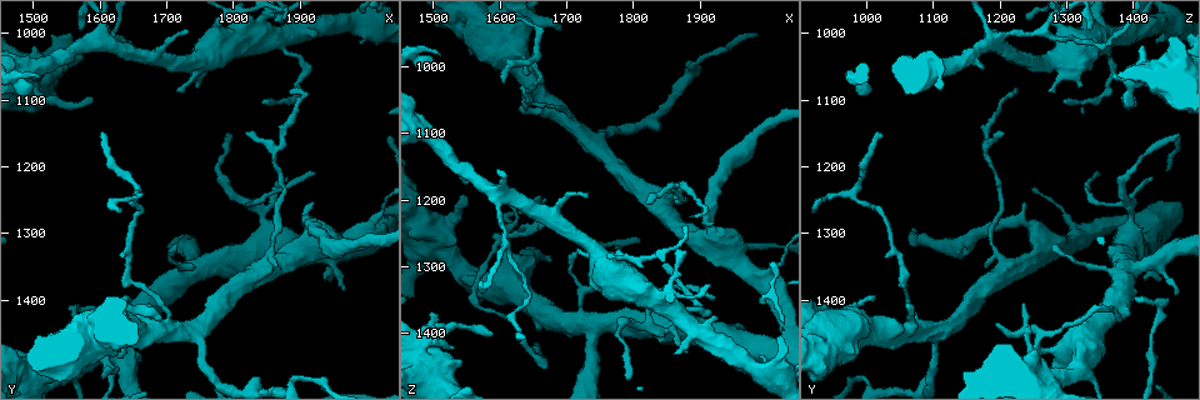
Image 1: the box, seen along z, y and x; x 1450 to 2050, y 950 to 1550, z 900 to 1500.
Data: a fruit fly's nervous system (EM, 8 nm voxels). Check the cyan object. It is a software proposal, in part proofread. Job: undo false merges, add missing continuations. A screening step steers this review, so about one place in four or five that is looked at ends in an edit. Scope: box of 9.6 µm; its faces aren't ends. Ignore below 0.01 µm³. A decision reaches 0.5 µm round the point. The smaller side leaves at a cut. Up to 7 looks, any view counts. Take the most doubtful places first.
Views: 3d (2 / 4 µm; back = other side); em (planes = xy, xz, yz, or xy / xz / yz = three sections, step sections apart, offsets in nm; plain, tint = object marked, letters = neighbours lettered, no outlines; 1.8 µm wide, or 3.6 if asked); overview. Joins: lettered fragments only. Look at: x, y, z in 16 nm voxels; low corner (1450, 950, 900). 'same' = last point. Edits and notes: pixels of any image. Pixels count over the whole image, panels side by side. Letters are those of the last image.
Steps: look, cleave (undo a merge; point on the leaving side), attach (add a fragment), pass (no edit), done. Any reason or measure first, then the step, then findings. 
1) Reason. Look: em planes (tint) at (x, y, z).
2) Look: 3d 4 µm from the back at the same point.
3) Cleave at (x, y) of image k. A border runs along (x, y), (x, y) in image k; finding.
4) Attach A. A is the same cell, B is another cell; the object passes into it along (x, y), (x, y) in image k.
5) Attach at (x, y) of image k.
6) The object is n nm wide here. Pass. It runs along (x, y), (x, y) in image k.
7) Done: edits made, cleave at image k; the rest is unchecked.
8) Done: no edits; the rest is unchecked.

Calibre changes. Look: em yz step 4 (tint) at (1520, 1055, 1445).

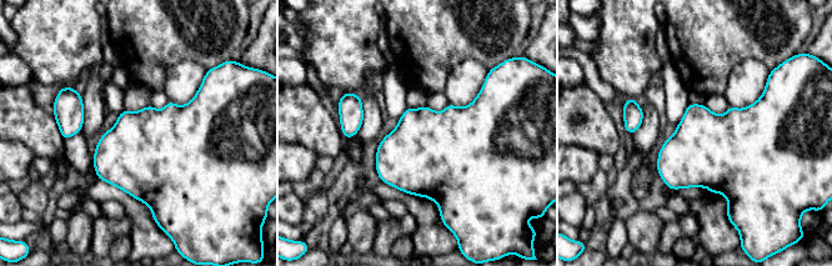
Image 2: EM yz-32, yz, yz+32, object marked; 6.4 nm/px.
Another direction. Look: em planes (tint) at the same point.

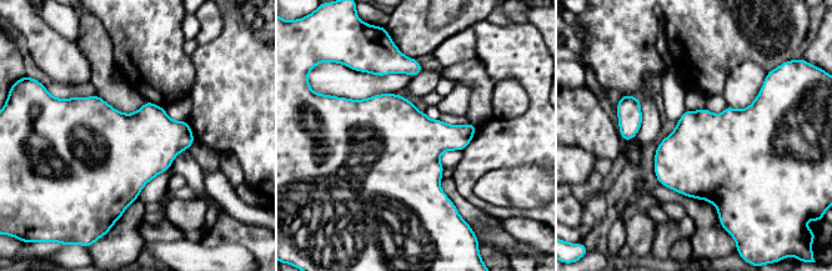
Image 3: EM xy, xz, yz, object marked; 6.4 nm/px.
Look: em planes (letters) at the same point.

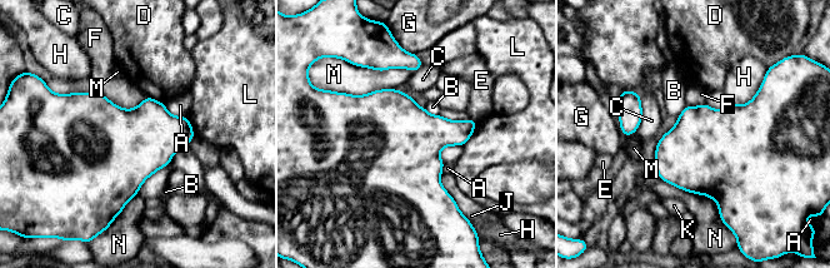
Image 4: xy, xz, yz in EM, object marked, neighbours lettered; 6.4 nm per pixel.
The longest contact is with N, 440 nm. Pass. A, B, C, D, E, F, G, H, J, K, L, M and N are other cells; a border runs along (424, 108), (431, 114), (439, 115) in image 4; all the same neuron.

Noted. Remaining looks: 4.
Thick turns thin. Look: 3d 4 µm at (1750, 1035, 1285).

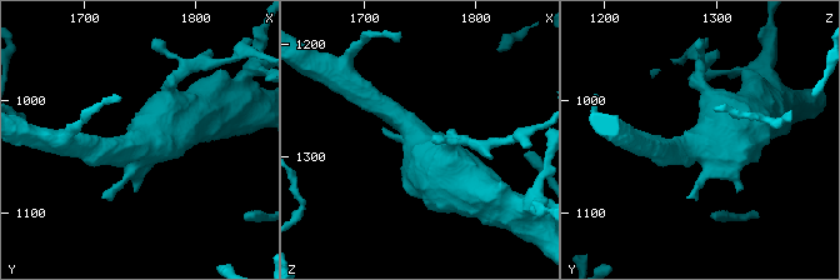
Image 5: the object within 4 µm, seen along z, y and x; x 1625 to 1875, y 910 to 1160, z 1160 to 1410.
Look: em 3.6 µm xz step 16 (tint) at (1748, 1038, 1286).

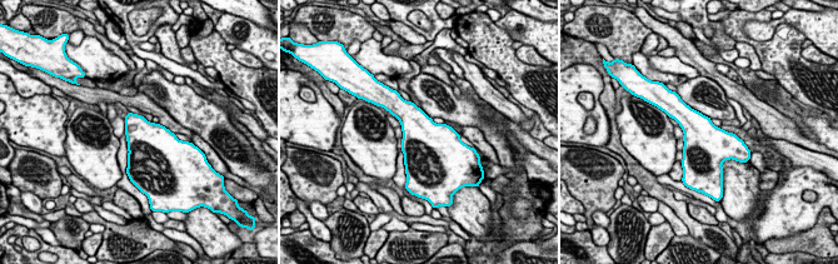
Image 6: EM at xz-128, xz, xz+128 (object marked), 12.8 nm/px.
See the neighbours. Look: em 3.6 µm xz step 16 (letters) at the same point.

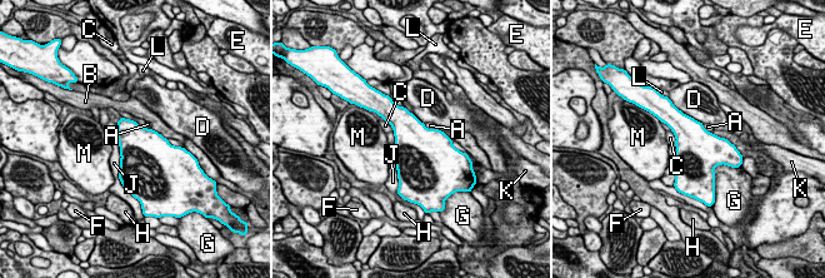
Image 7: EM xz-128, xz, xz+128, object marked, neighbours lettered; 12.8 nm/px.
The object is 460 nm wide here. Pass. A, B, C, D, E, F, G, H, J, K, L and M are other cells; a border runs along (116, 138), (120, 155), (120, 179) in image 7; one neuron here.

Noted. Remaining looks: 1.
Done: no edits; the rest is unchecked.

